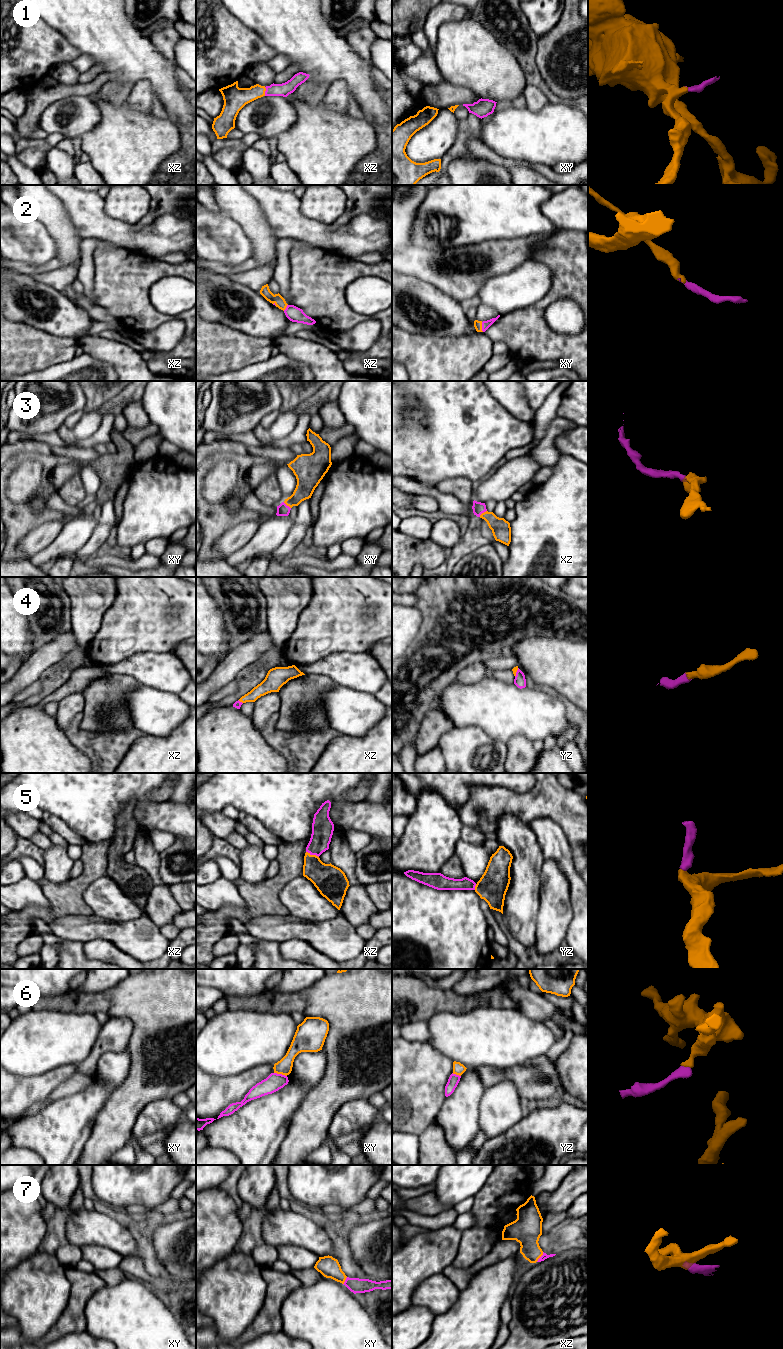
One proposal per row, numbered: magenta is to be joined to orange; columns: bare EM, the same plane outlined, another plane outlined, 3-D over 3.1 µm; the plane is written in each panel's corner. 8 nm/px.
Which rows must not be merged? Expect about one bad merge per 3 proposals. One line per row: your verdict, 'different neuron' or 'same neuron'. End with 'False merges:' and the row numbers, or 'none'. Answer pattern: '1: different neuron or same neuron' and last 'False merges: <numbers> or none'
1: same neuron
2: same neuron
3: same neuron
4: same neuron
5: same neuron
6: different neuron
7: same neuron
False merges: 6

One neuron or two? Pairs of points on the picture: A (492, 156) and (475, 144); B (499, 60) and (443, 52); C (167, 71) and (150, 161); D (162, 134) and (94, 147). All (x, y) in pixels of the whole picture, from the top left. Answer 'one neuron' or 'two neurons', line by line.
A: one neuron
B: one neuron
C: two neurons
D: one neuron

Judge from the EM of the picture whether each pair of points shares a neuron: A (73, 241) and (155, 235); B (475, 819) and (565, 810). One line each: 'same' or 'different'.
A: different
B: same

